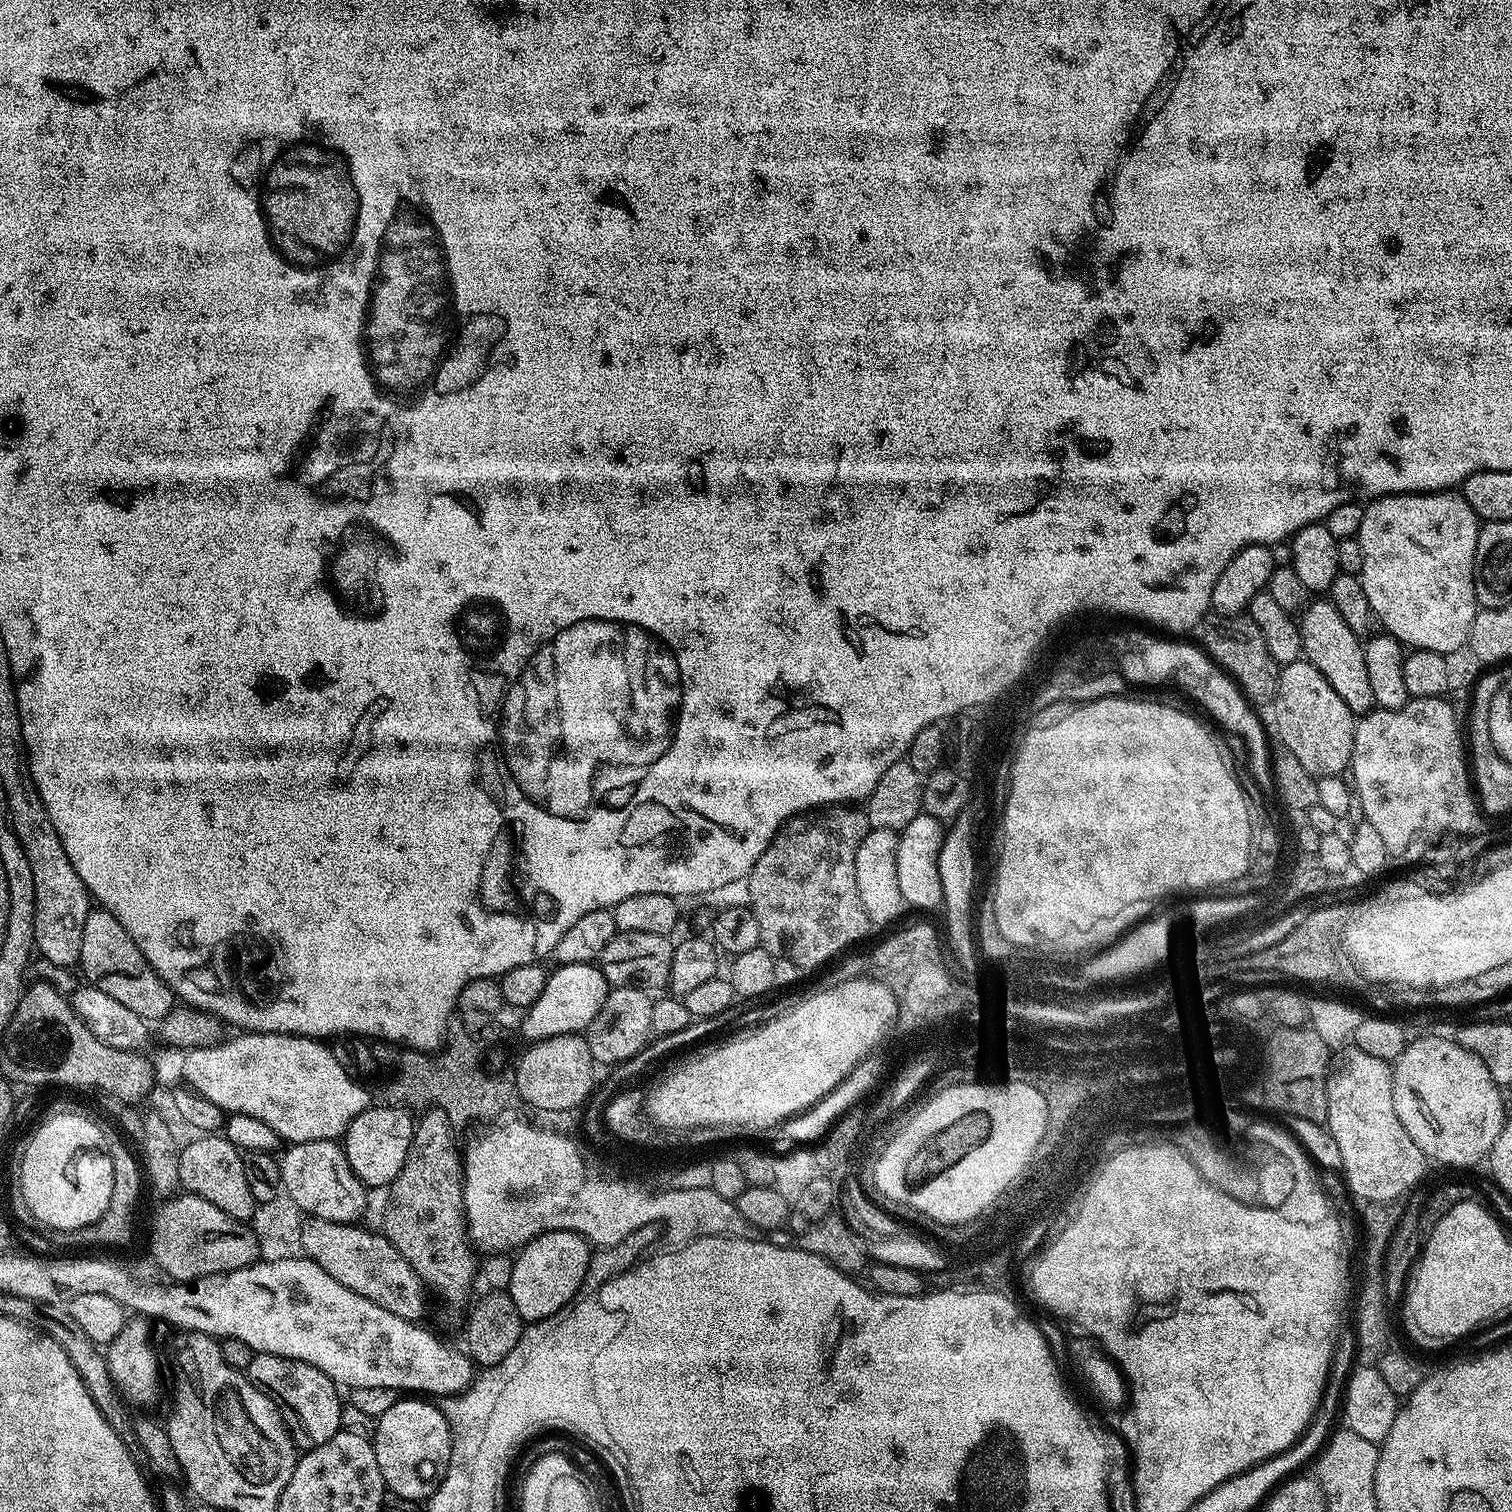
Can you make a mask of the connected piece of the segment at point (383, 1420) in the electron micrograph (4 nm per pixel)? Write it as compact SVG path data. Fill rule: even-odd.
M424 1398L396 1399L390 1410L386 1410L375 1421L376 1436L371 1437L372 1449L378 1458L378 1470L382 1470L385 1489L402 1499L415 1502L427 1501L428 1497L436 1493L438 1486L446 1478L452 1453L452 1427L448 1425L448 1419L444 1417L439 1407L435 1403L427 1402L432 1403Z

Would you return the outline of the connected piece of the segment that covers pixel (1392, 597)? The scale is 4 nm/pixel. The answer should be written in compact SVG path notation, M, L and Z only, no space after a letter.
M1459 491L1447 492L1410 492L1402 496L1381 496L1373 500L1365 507L1362 526L1360 527L1359 542L1362 546L1362 570L1359 578L1362 582L1362 590L1366 590L1366 598L1370 598L1370 606L1374 610L1379 627L1387 635L1393 636L1401 644L1409 649L1434 650L1445 654L1453 654L1468 643L1470 626L1474 622L1478 605L1476 603L1476 583L1474 582L1474 554L1478 546L1478 534L1482 521L1474 514L1474 510Z

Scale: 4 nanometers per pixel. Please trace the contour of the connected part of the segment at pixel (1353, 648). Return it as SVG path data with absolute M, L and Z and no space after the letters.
M1331 599L1313 600L1303 609L1304 617L1301 615L1298 620L1304 647L1303 659L1312 664L1318 674L1322 674L1326 682L1330 682L1330 686L1334 686L1334 694L1338 694L1338 698L1342 698L1342 702L1350 706L1353 714L1373 711L1376 699L1374 689L1370 686L1370 678L1366 675L1366 654L1361 637L1350 630Z

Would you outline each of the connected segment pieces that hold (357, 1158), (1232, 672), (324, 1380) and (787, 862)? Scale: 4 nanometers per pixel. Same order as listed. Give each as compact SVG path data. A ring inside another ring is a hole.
M369 1106L354 1122L350 1122L348 1129L342 1137L342 1147L354 1174L364 1184L365 1189L387 1189L389 1184L398 1178L402 1166L406 1162L406 1154L410 1150L412 1130L414 1127L413 1117L408 1117L403 1107L383 1106L376 1108Z
M1203 616L1194 629L1194 640L1211 660L1224 669L1235 681L1245 699L1253 706L1271 705L1278 694L1281 665L1274 662L1262 630L1253 622L1251 616Z
M257 1352L252 1357L246 1375L254 1387L262 1390L262 1394L266 1394L266 1398L274 1402L274 1406L282 1414L285 1426L292 1433L297 1449L322 1446L322 1442L330 1442L330 1438L341 1431L342 1392L322 1370L294 1358Z
M832 806L827 810L809 810L801 812L799 816L792 817L787 820L777 832L776 836L766 846L766 850L762 854L762 858L758 858L758 862L753 866L752 872L746 878L748 884L748 900L754 918L758 918L758 930L760 931L760 943L767 952L778 959L790 959L791 962L797 964L803 970L816 968L819 964L827 962L831 956L839 954L843 948L848 948L851 944L856 944L864 935L870 931L870 925L866 918L866 910L862 910L862 898L858 898L858 882L854 878L854 854L858 854L858 846L862 846L862 838L866 838L869 830L867 811L860 812L856 806Z

